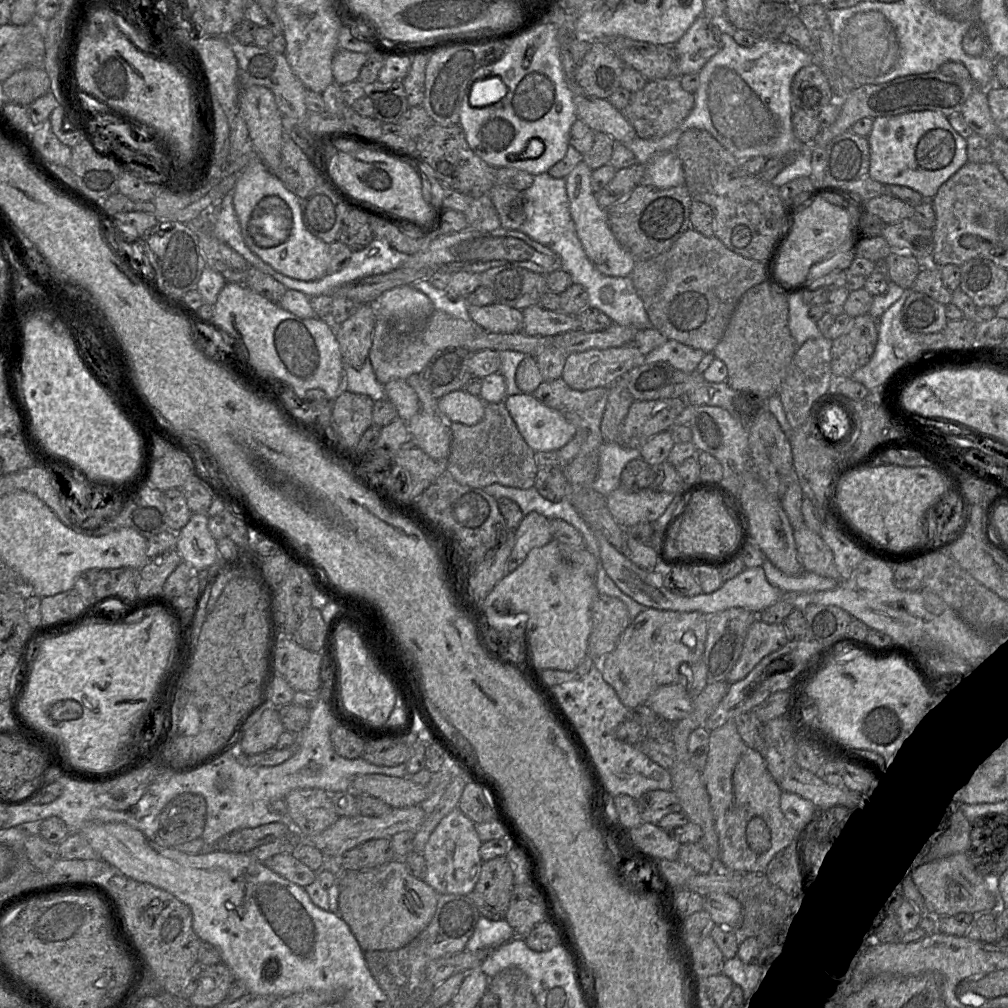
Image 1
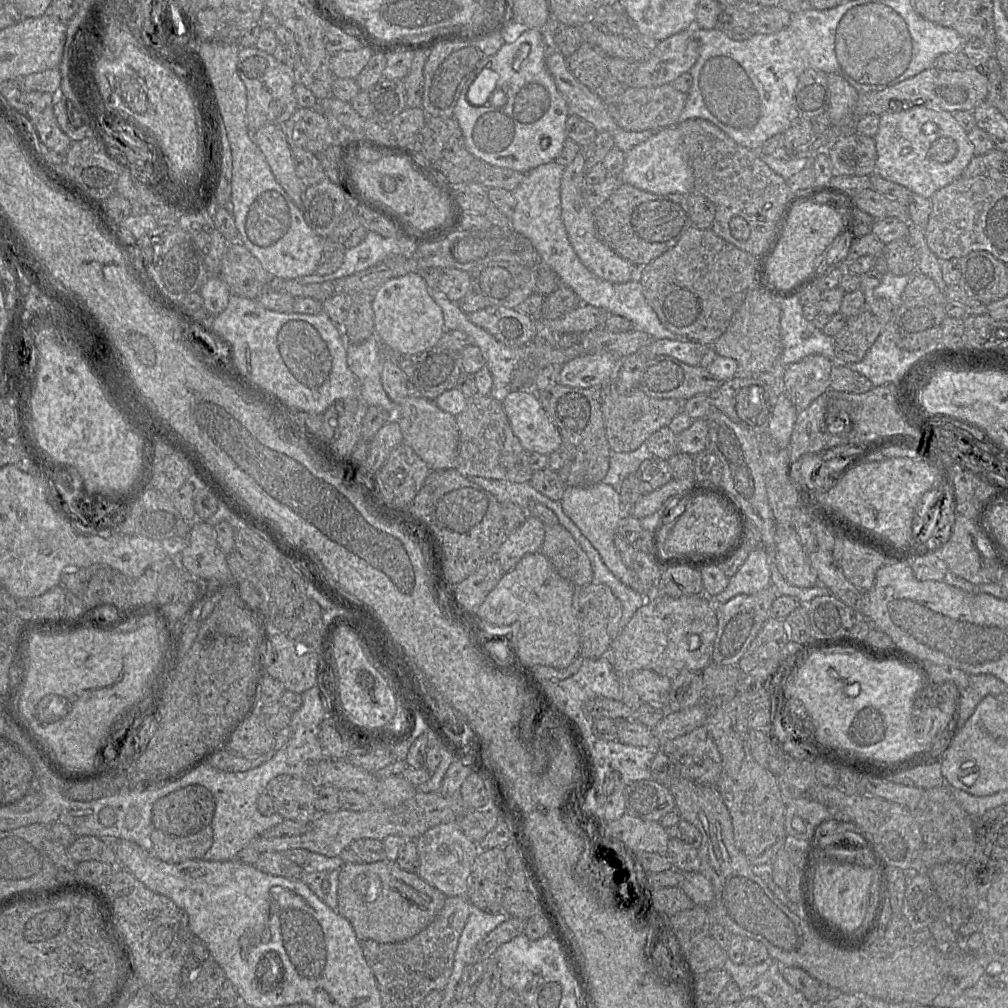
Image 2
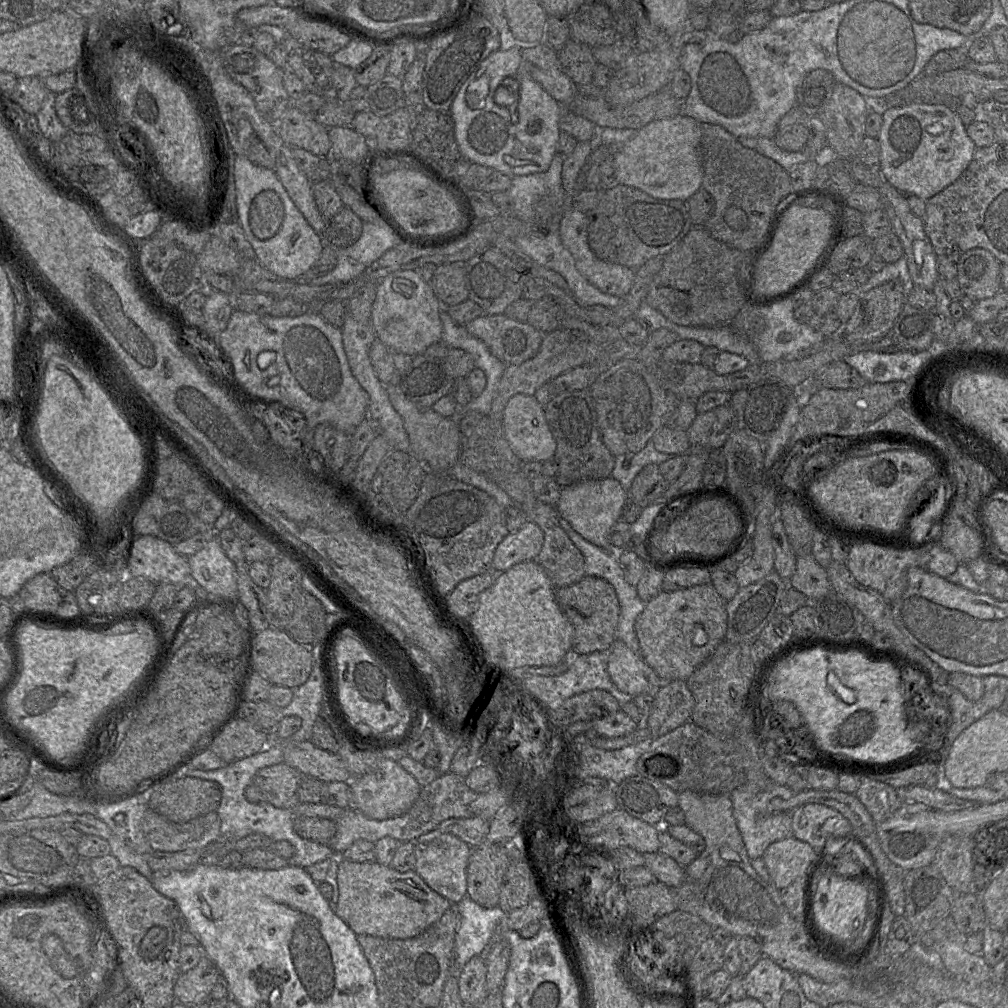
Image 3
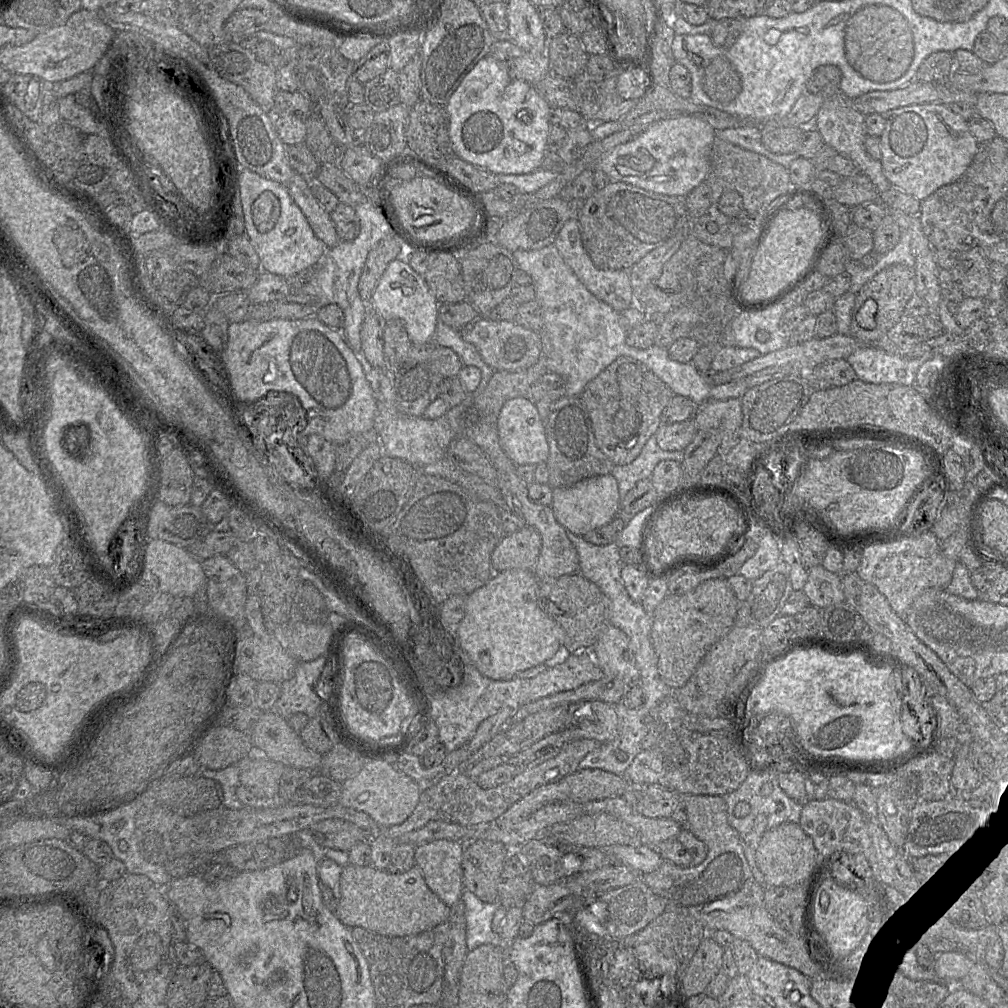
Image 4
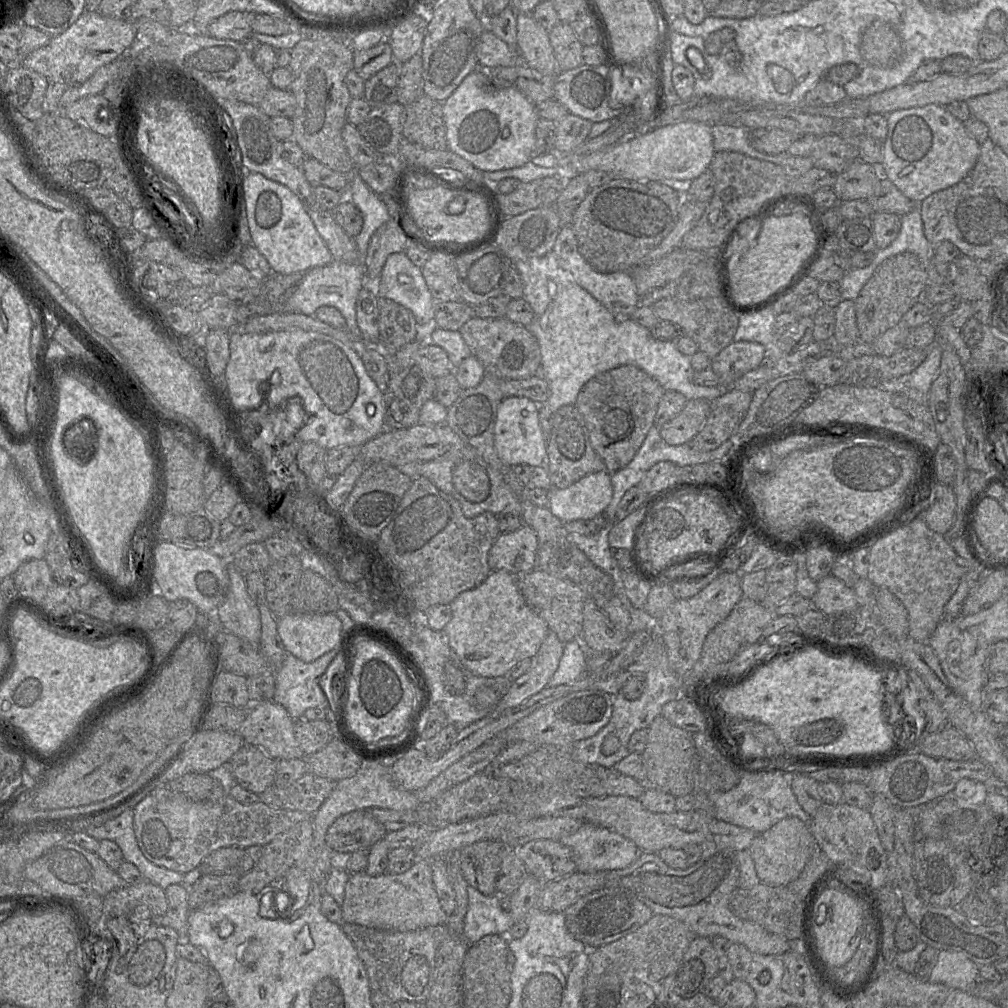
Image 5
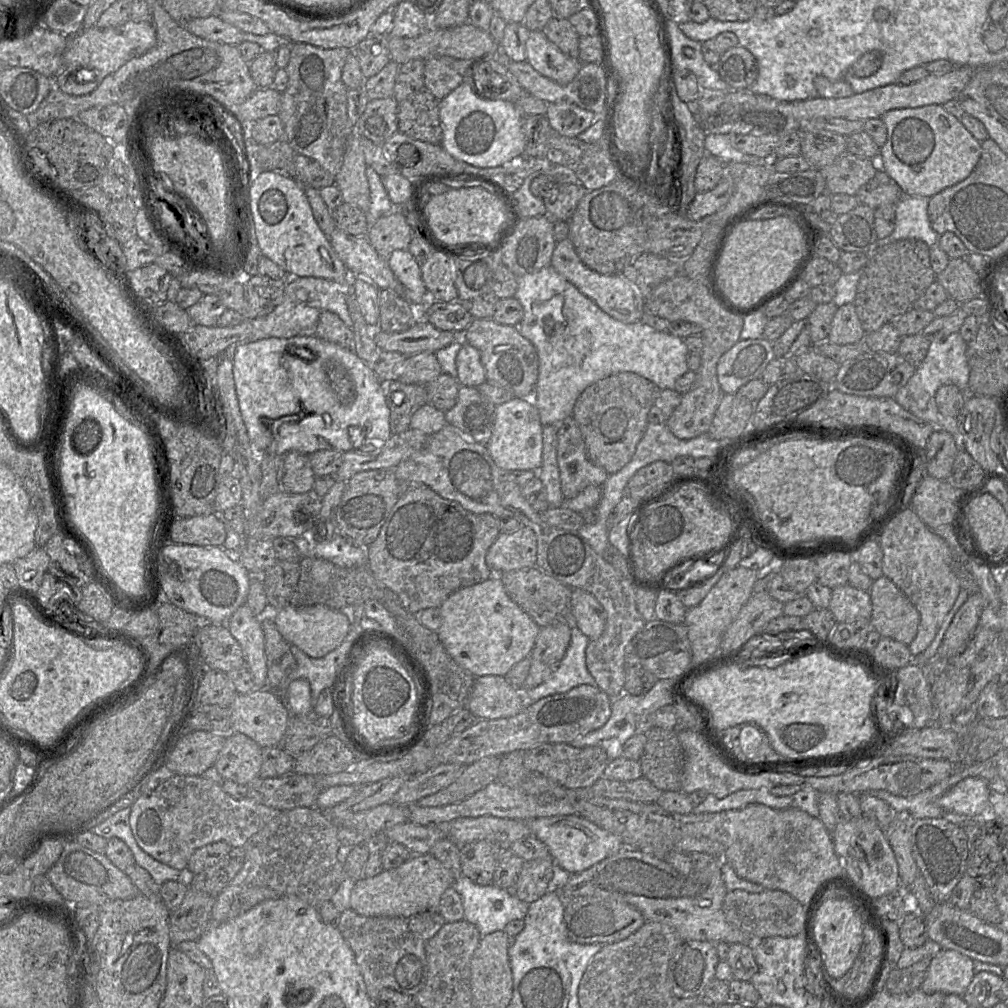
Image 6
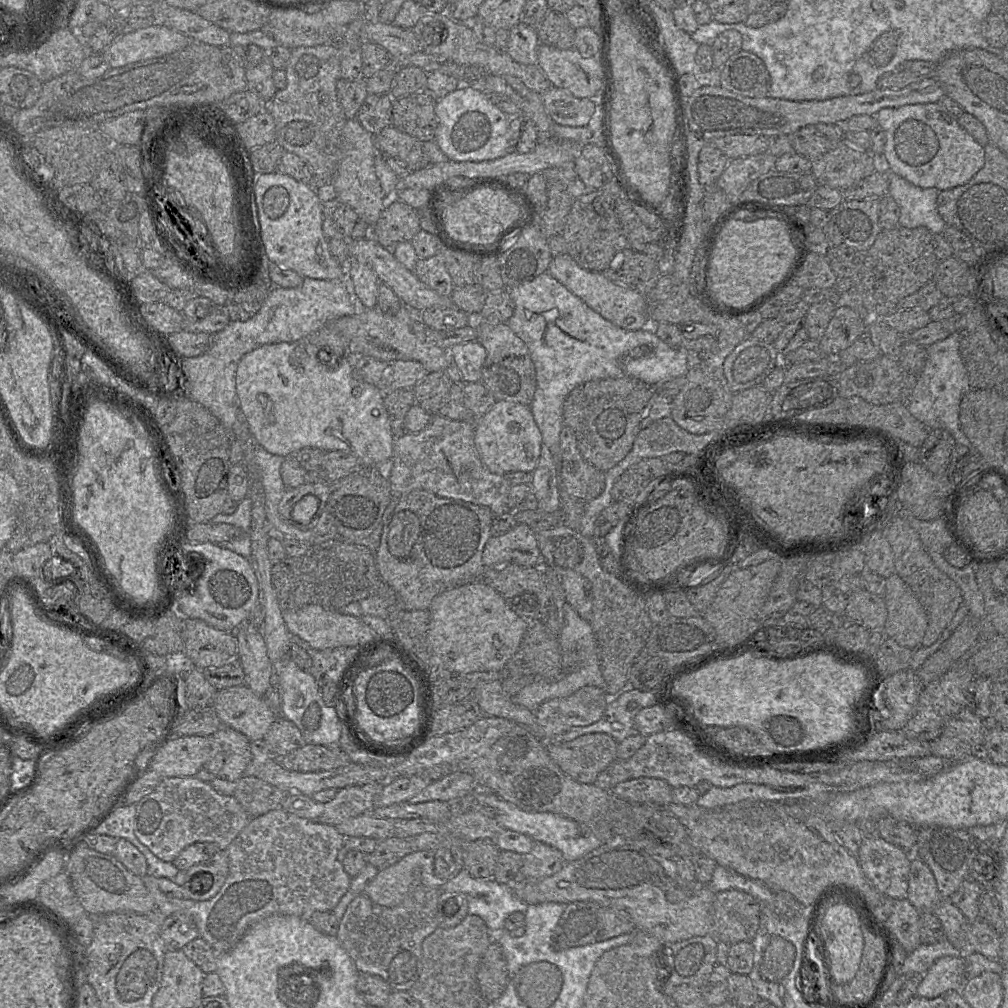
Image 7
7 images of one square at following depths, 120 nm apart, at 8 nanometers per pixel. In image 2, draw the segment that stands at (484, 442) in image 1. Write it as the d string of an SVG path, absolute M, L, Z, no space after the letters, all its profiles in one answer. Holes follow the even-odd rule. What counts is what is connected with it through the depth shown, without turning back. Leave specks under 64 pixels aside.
M476 395L468 398L465 409L456 417L459 430L457 471L466 477L479 476L529 483L534 471L530 467L530 454L514 435L503 404L491 396Z

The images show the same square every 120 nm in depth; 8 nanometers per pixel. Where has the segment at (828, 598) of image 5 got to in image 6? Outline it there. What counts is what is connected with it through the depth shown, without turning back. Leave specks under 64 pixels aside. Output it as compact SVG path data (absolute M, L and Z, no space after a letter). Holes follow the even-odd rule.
M849 584L833 588L828 609L837 623L870 620L872 603L869 591L856 589Z

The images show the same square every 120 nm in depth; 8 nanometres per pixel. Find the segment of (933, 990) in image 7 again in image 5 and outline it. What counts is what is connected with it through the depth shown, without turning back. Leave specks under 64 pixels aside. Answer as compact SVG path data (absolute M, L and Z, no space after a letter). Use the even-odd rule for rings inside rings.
M939 950L927 980L944 984L950 989L968 991L979 979L978 965L963 953Z

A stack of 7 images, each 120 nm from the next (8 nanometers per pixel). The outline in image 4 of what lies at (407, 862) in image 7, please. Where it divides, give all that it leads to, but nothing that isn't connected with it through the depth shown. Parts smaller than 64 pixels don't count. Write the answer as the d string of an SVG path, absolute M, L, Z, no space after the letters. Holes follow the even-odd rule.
M372 865L342 867L340 900L335 911L339 921L348 928L360 927L385 937L413 936L448 920L450 907L426 885L417 866L405 873L378 870Z

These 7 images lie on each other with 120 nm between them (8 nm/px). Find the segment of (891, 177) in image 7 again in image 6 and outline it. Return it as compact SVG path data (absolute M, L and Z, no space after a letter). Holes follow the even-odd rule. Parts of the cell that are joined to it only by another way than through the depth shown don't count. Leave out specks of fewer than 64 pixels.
M902 195L895 204L895 228L887 238L877 238L877 247L904 239L921 240L929 247L937 245L939 235L931 228L927 214L929 199Z

